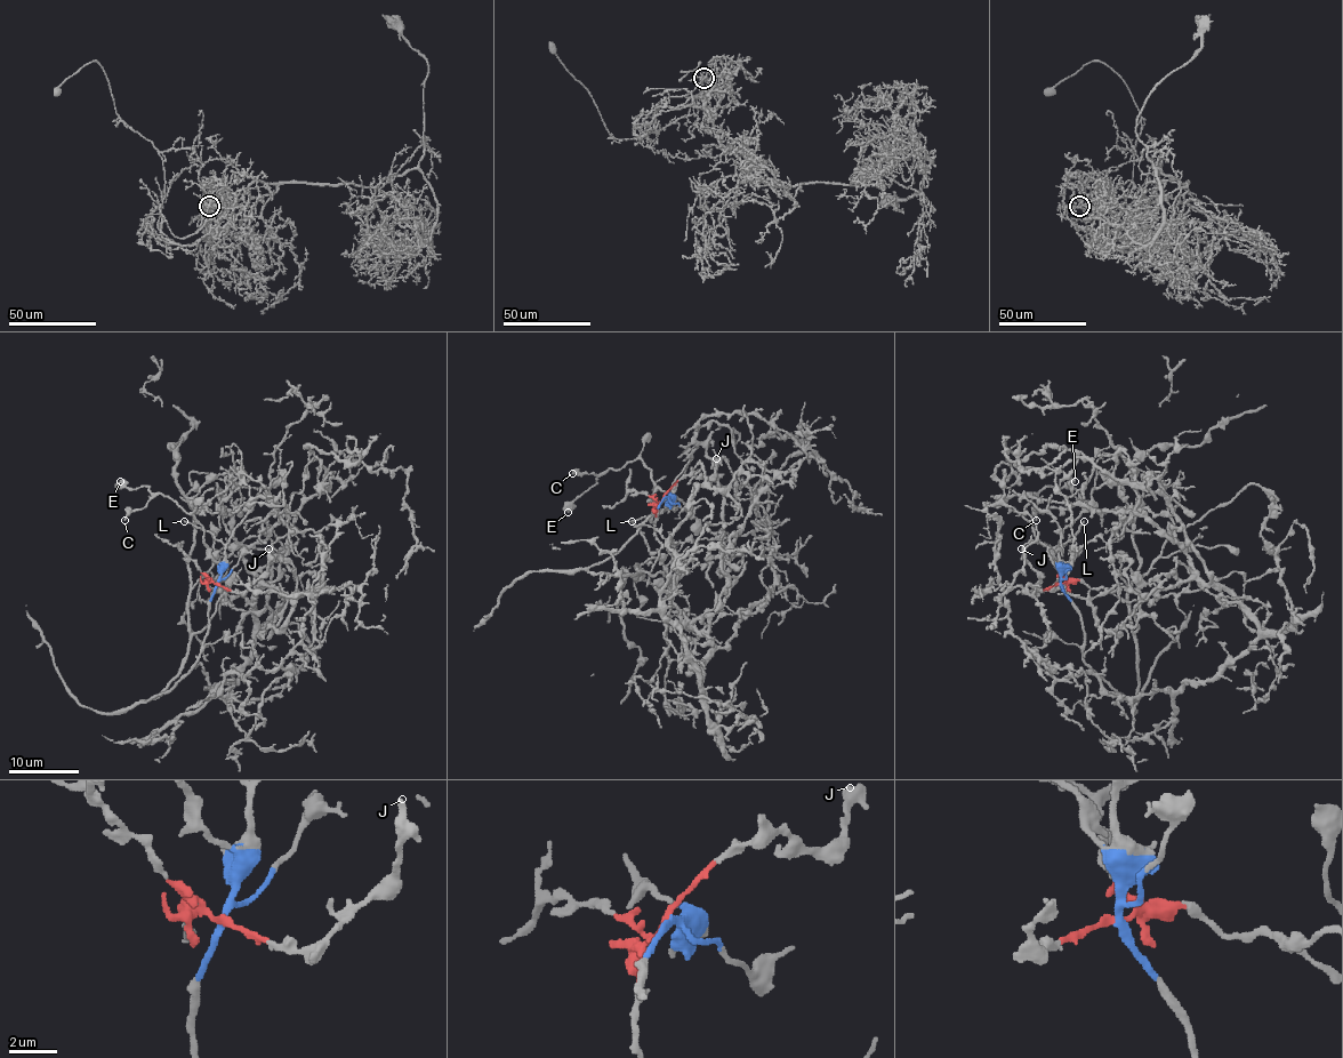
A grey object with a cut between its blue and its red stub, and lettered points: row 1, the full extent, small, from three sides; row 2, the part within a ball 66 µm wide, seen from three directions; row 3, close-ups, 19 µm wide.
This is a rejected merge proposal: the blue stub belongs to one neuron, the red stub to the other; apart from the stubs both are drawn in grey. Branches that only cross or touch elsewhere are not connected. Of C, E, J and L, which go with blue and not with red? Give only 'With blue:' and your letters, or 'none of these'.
With blue: C, E, L

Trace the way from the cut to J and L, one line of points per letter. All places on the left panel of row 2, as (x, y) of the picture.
J: (217, 583), (244, 592), (267, 568), (270, 548)
L: (217, 583), (224, 545), (210, 532), (184, 520)

